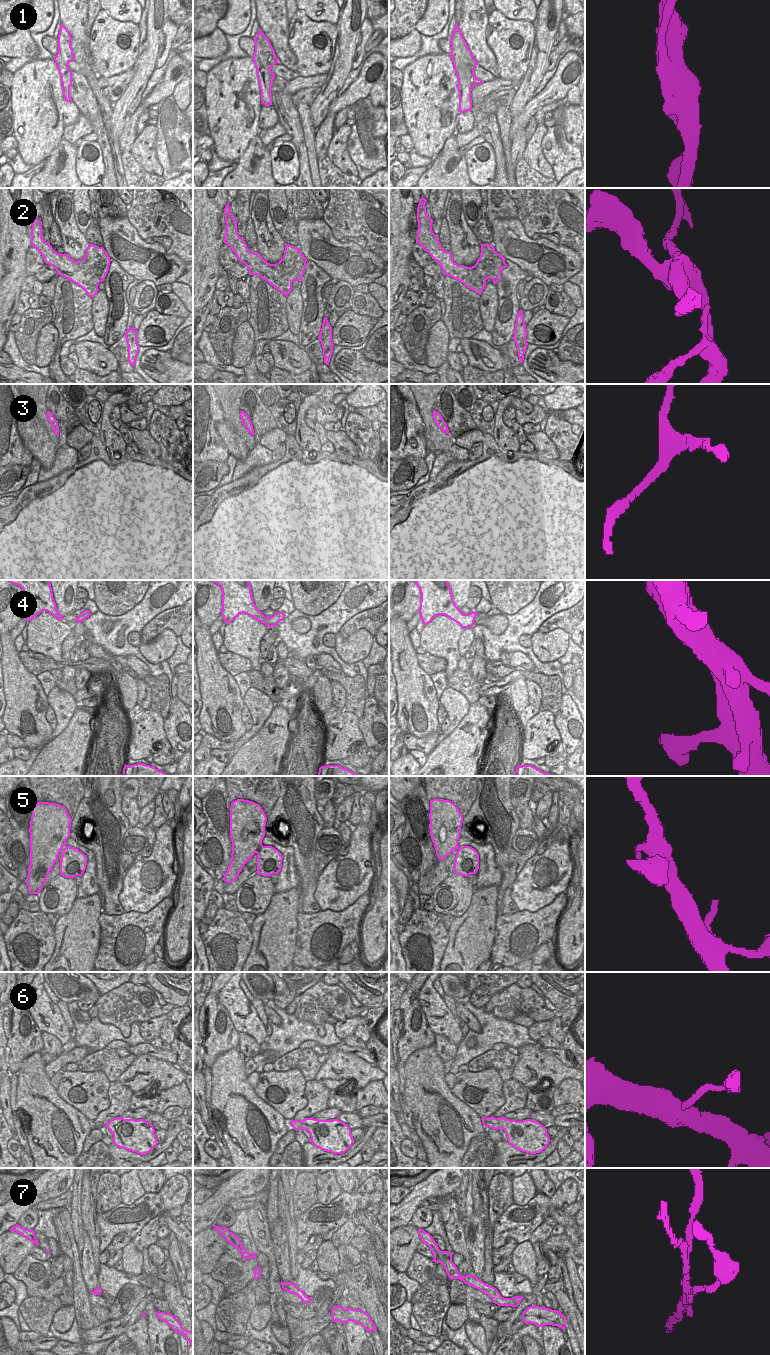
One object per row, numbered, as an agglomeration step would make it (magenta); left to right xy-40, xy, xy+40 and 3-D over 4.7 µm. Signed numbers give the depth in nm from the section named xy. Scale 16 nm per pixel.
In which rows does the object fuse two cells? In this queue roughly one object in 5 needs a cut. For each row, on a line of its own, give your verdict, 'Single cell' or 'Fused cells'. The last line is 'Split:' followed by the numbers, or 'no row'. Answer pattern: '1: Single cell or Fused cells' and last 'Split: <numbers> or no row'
1: Fused cells
2: Fused cells
3: Single cell
4: Single cell
5: Single cell
6: Single cell
7: Fused cells
Split: 1, 2, 7

